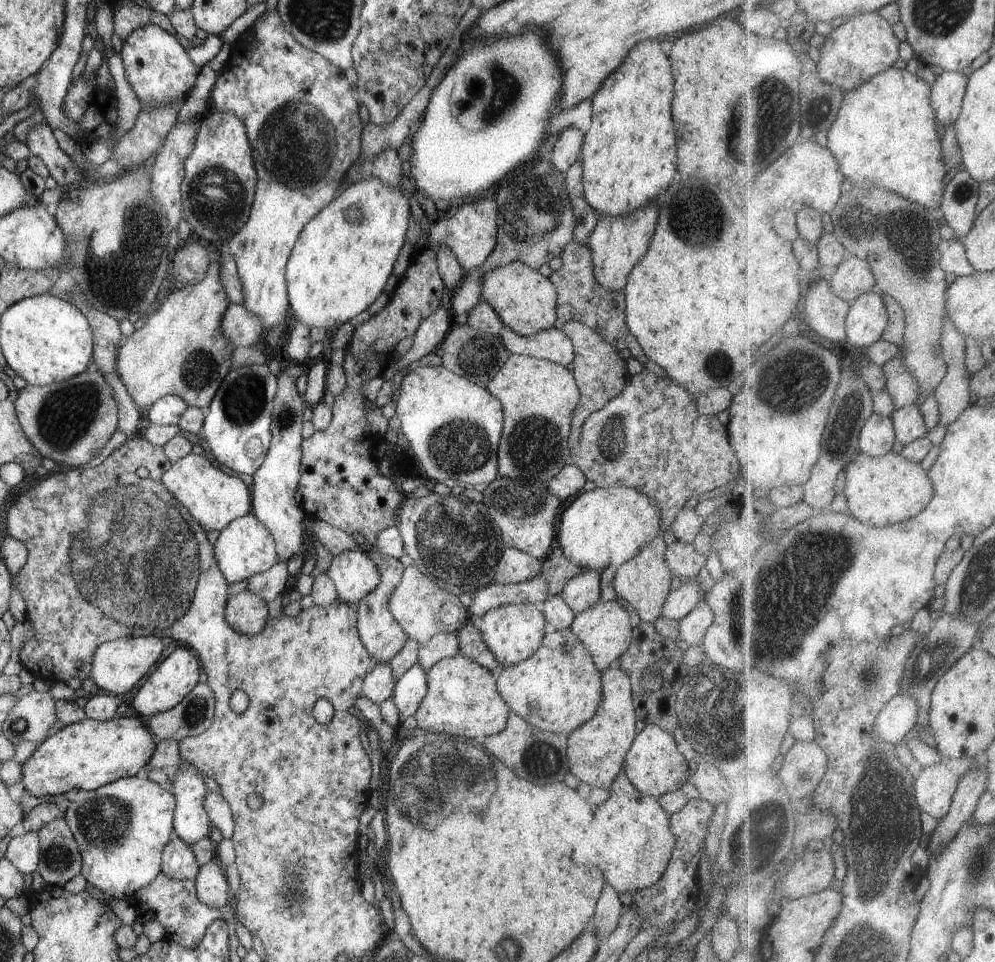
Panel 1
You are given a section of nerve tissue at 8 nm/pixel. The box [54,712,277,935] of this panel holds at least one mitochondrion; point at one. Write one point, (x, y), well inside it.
(108, 823)

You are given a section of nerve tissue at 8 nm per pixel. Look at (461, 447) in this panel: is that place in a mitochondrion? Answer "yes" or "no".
yes

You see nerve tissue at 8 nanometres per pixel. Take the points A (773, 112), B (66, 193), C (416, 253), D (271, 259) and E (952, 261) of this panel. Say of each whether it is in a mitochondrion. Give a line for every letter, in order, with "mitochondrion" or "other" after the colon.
A: mitochondrion
B: other
C: other
D: other
E: other

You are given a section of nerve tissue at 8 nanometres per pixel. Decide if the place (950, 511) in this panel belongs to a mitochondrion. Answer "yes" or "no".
no

